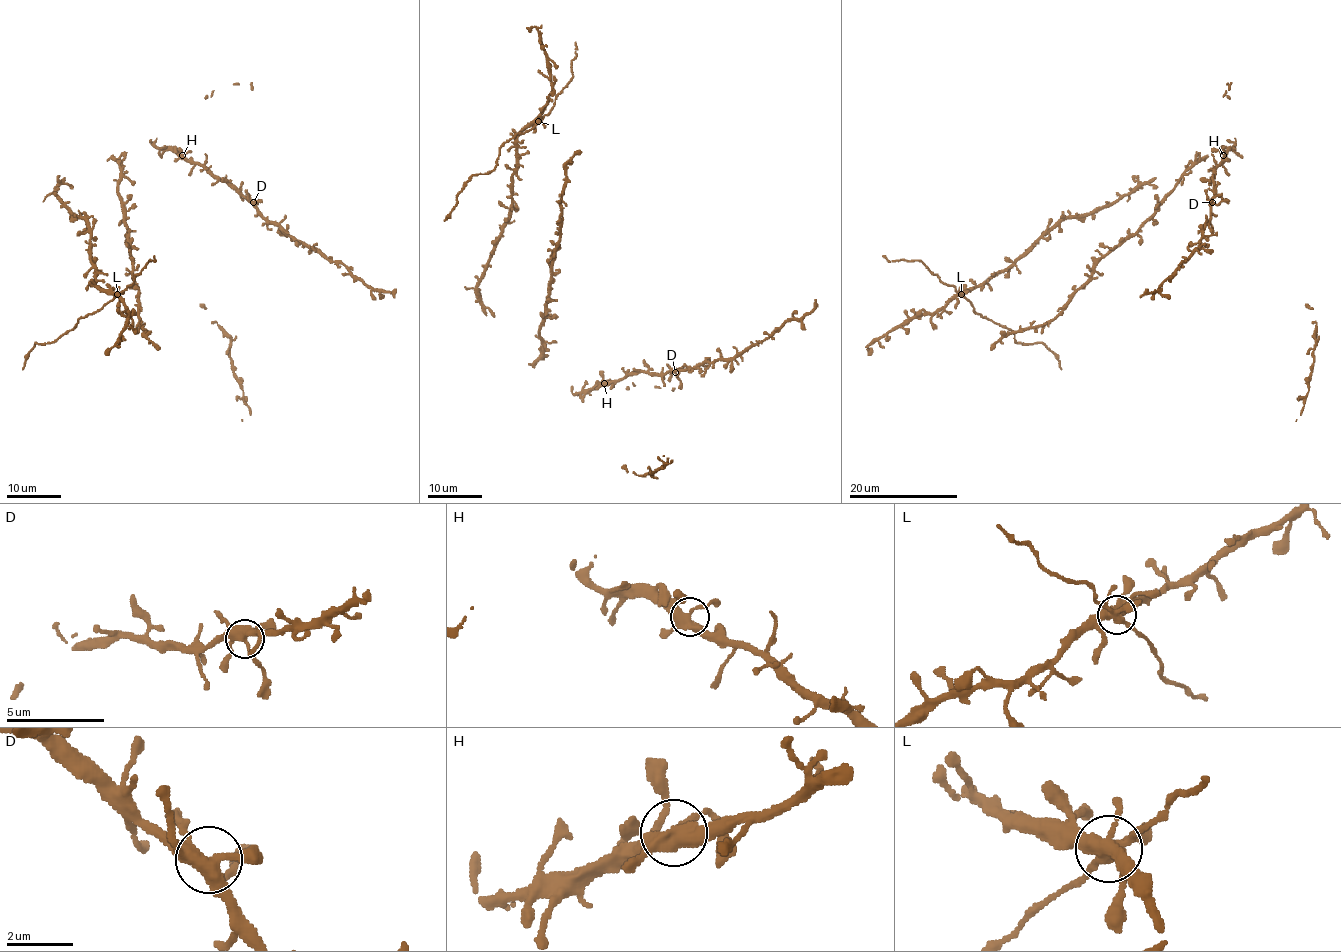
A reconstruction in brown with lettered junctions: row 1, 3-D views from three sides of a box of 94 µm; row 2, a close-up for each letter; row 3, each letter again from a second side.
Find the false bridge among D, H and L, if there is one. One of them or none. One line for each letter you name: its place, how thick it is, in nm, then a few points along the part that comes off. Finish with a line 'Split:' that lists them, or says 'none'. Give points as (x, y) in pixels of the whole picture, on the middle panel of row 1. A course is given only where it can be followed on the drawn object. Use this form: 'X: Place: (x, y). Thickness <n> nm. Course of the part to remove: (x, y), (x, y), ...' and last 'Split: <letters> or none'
Split: none

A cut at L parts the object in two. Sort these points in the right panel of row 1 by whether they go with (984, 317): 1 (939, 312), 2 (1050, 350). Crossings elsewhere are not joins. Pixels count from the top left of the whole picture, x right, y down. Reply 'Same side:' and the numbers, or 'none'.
Same side: 2

